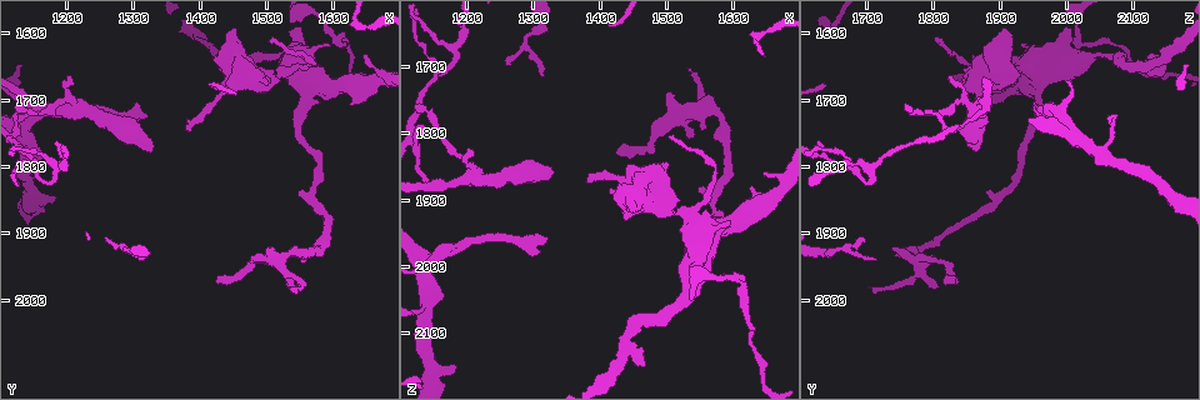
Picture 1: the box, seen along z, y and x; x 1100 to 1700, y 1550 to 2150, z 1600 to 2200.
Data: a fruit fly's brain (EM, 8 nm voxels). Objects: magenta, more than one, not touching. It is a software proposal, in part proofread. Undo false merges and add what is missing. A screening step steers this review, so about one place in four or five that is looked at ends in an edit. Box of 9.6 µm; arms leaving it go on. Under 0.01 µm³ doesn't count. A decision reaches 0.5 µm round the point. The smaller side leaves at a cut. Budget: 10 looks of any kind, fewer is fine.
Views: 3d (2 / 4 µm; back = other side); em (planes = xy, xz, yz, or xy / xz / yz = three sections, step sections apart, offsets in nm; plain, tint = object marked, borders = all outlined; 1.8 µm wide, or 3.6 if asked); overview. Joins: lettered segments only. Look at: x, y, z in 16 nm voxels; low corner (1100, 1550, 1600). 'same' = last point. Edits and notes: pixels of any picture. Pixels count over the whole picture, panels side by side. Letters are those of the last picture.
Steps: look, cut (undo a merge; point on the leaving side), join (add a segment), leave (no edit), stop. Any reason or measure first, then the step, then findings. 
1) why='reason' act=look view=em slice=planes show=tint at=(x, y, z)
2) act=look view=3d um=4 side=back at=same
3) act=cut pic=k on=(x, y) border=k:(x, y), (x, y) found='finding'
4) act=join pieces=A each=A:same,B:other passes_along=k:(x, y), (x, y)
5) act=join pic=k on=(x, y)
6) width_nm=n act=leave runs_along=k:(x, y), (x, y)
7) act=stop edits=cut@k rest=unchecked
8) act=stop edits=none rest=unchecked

why='sharp bend' act=look view=em slice=yz step=4 show=tint at=(1305, 1930, 1645)

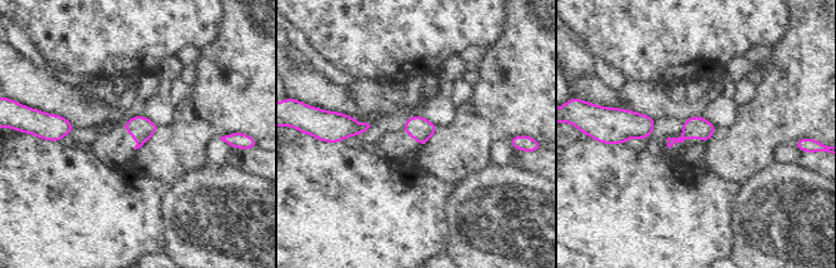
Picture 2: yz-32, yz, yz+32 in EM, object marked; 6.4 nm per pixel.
act=look view=em slice=planes show=borders at=same

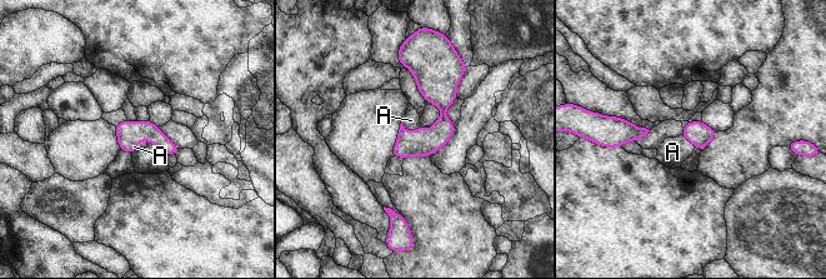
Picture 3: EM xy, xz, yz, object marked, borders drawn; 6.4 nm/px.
width_nm=150 act=join pic=3 on=(411, 120) each=A:same passes_along=3:(409, 144), (410, 133), (411, 120) found='the neuron continues'

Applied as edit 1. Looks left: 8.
act=look view=overview

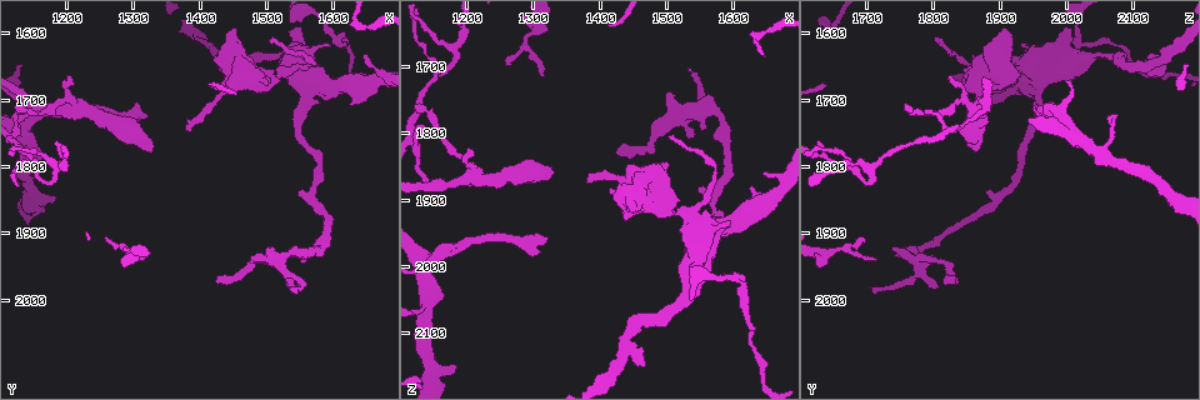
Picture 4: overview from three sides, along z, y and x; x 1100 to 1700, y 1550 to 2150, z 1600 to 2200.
why='branch stops here' act=look view=em slice=planes show=borders at=(1415, 1680, 1885)

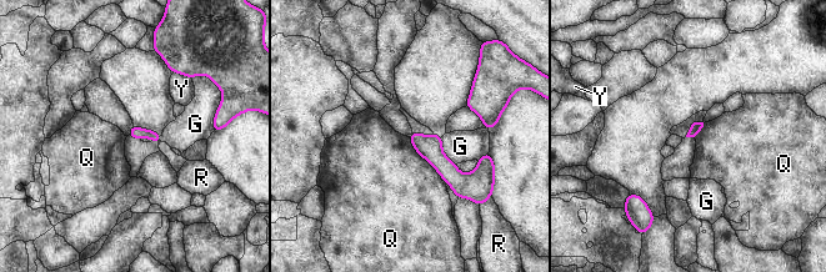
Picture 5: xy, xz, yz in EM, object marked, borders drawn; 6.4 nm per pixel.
longest_contact=Q:340nm act=leave each=G:other,Q:other,R:other,Y:other found='no lettered segment goes on from it'

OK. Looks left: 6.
why='an open end' act=look view=3d um=4 at=(1630, 1710, 1880)

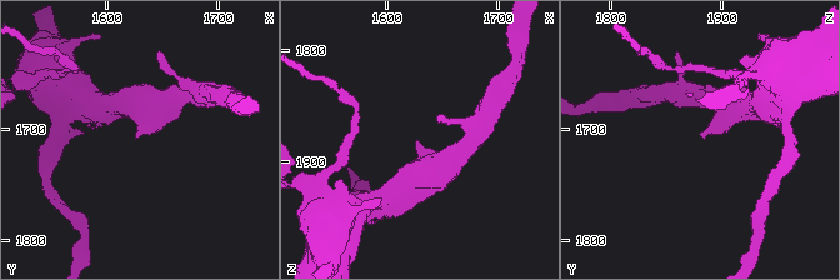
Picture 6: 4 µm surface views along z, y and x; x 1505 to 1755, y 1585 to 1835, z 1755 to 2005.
why='shape alone is not enough' act=look view=em slice=planes show=borders at=(1628, 1708, 1880)

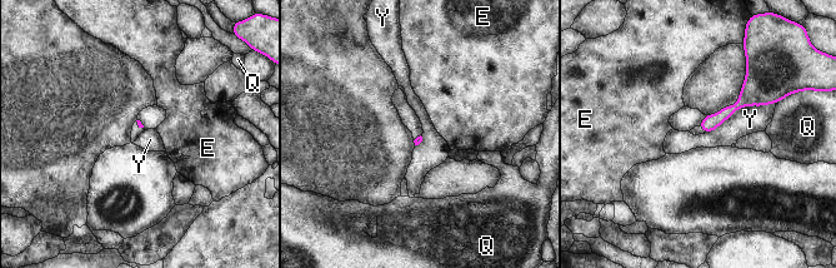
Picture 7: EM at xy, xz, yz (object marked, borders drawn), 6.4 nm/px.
act=leave each=E:other,Q:other,Y:other runs_along=7:(764, 93), (702, 124) found='none of them fits'

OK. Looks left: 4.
act=stop edits=join@3 rest=unchecked

